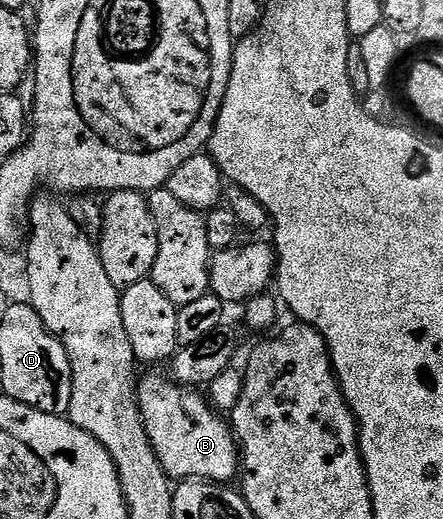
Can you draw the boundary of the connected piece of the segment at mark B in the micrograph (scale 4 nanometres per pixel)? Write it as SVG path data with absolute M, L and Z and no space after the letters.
M157 370L150 376L142 375L137 386L137 405L141 407L141 421L147 430L147 438L163 466L163 470L174 481L184 482L186 480L204 480L222 486L228 485L229 480L236 481L239 469L242 467L241 454L237 437L228 419L225 420L200 396L200 391L184 384L178 384L176 379L168 375L160 376Z

